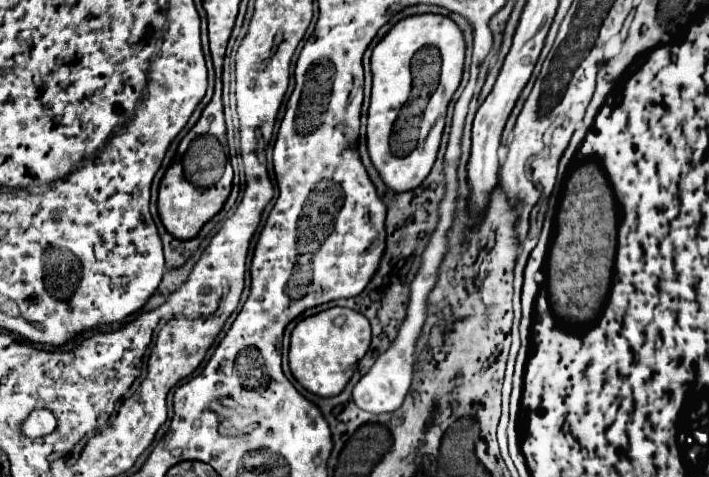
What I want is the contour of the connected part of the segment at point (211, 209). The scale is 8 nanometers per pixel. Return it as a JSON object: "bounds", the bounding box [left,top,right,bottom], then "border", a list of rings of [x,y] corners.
{"bounds":[159,164,233,240],"border":[[[227,164],[223,178],[219,182],[215,182],[211,186],[211,190],[195,190],[195,186],[191,186],[191,184],[189,184],[189,188],[181,188],[179,182],[177,184],[167,182],[167,190],[171,190],[171,192],[167,196],[163,196],[163,192],[159,194],[159,216],[161,216],[161,222],[167,228],[167,232],[171,236],[175,236],[177,240],[191,240],[191,238],[195,238],[199,234],[199,230],[215,214],[219,214],[219,210],[223,208],[225,200],[231,194],[231,180],[233,180],[233,170]]]}

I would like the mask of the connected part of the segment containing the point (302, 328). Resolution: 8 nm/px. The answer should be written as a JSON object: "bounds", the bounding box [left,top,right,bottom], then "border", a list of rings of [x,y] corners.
{"bounds":[289,308,371,396],"border":[[[329,308],[315,316],[303,318],[293,334],[289,346],[289,366],[295,380],[317,396],[339,394],[355,372],[355,364],[369,350],[371,328],[363,314],[351,308]]]}

